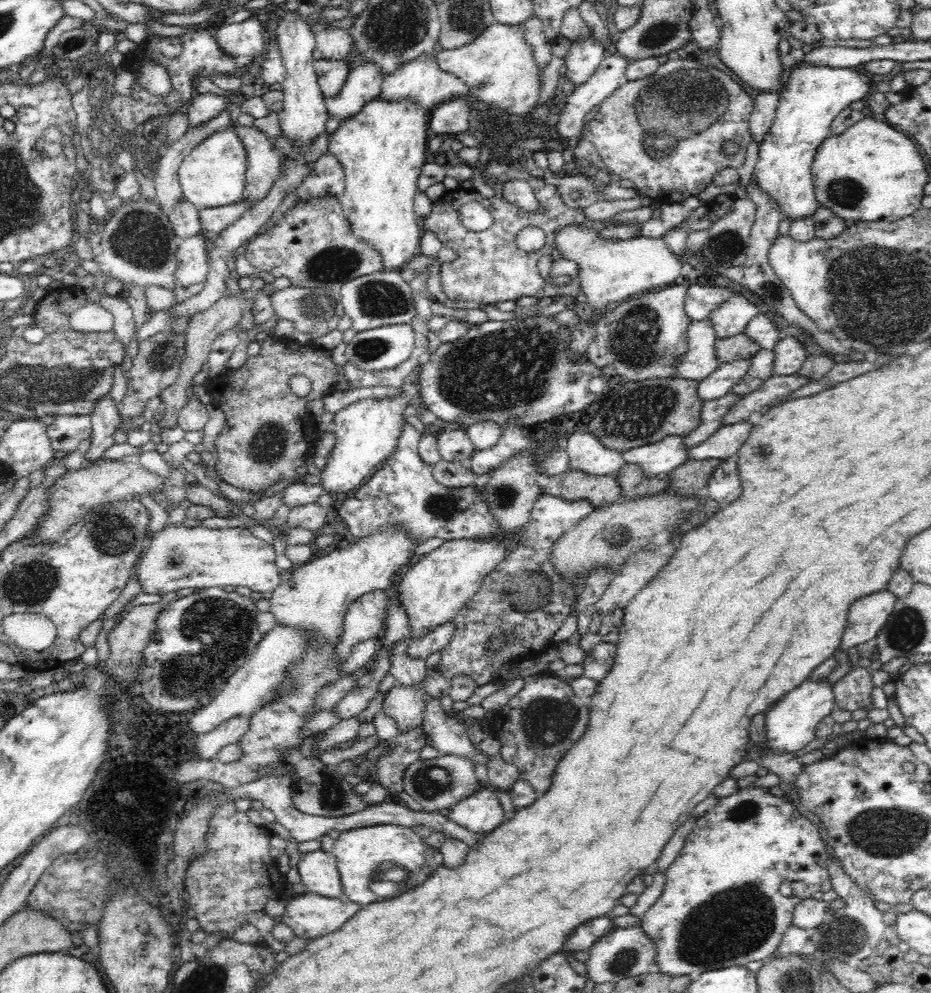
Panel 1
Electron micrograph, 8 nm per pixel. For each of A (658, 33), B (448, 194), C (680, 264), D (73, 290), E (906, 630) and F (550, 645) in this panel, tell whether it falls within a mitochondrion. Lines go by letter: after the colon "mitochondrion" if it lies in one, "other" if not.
A: mitochondrion
B: other
C: other
D: other
E: mitochondrion
F: other

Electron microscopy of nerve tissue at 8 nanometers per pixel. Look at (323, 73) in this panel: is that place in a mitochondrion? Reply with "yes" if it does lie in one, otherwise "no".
no

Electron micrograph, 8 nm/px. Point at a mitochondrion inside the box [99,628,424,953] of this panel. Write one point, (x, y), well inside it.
(332, 797)

